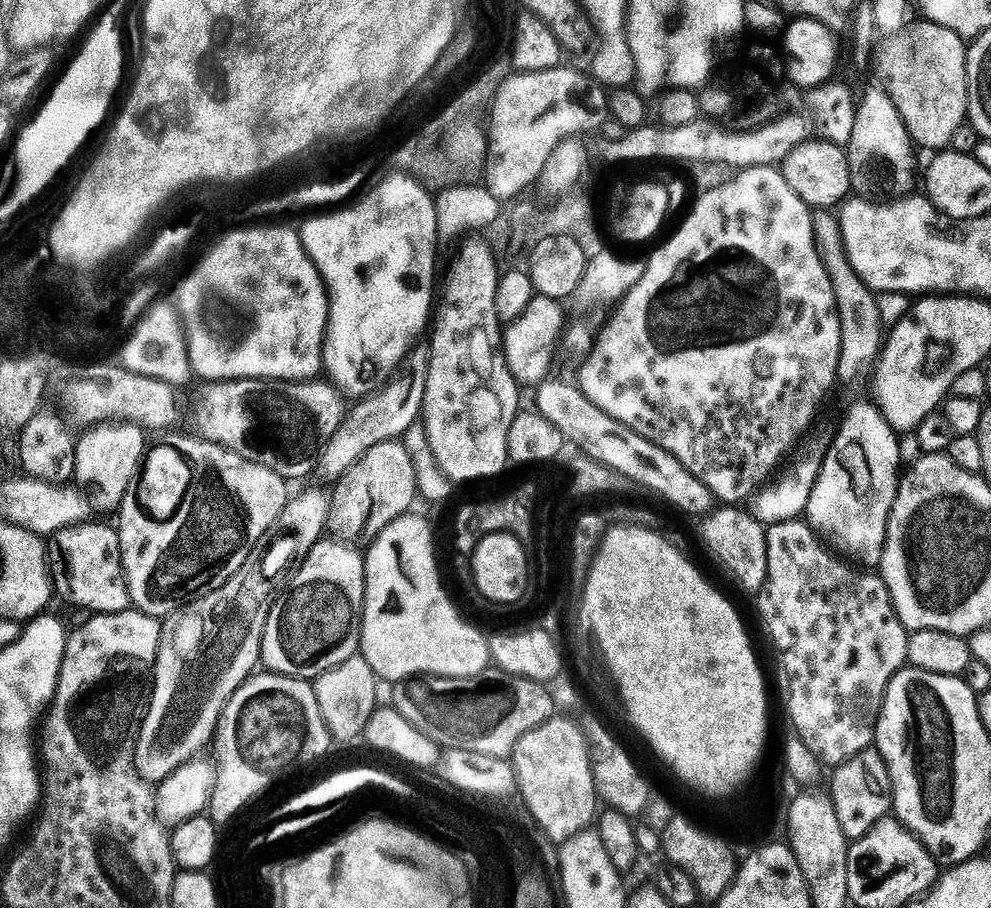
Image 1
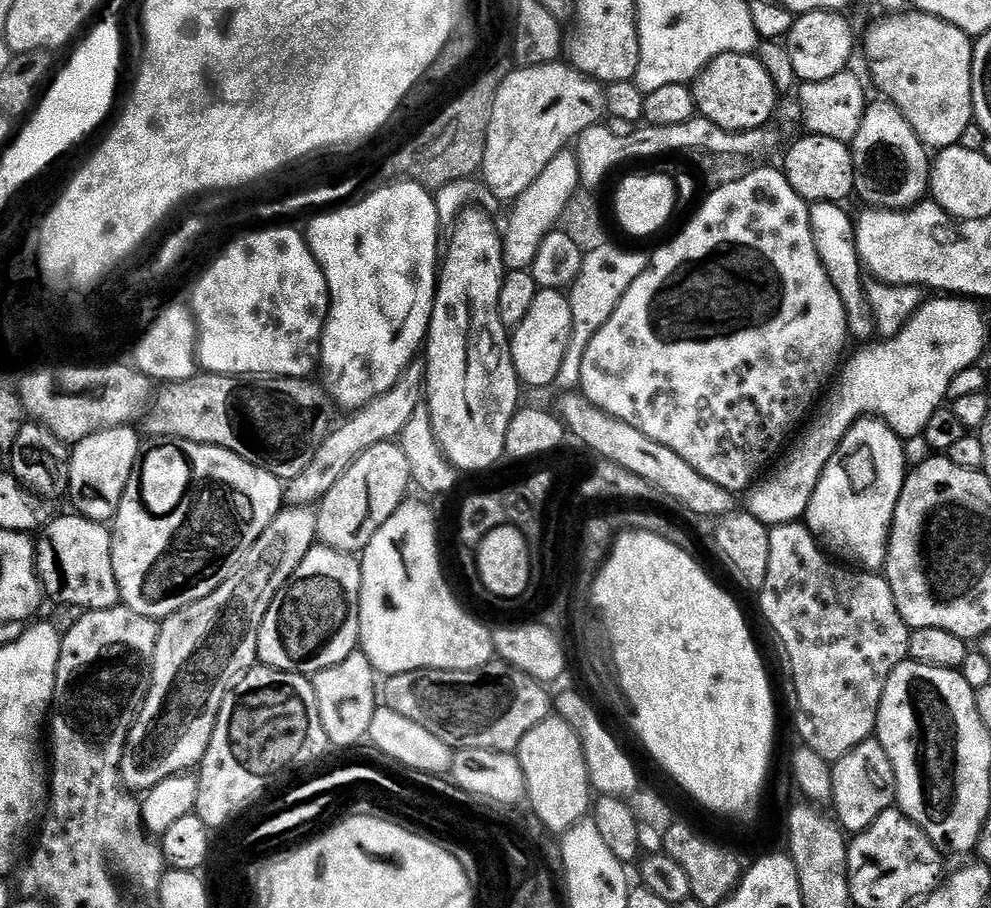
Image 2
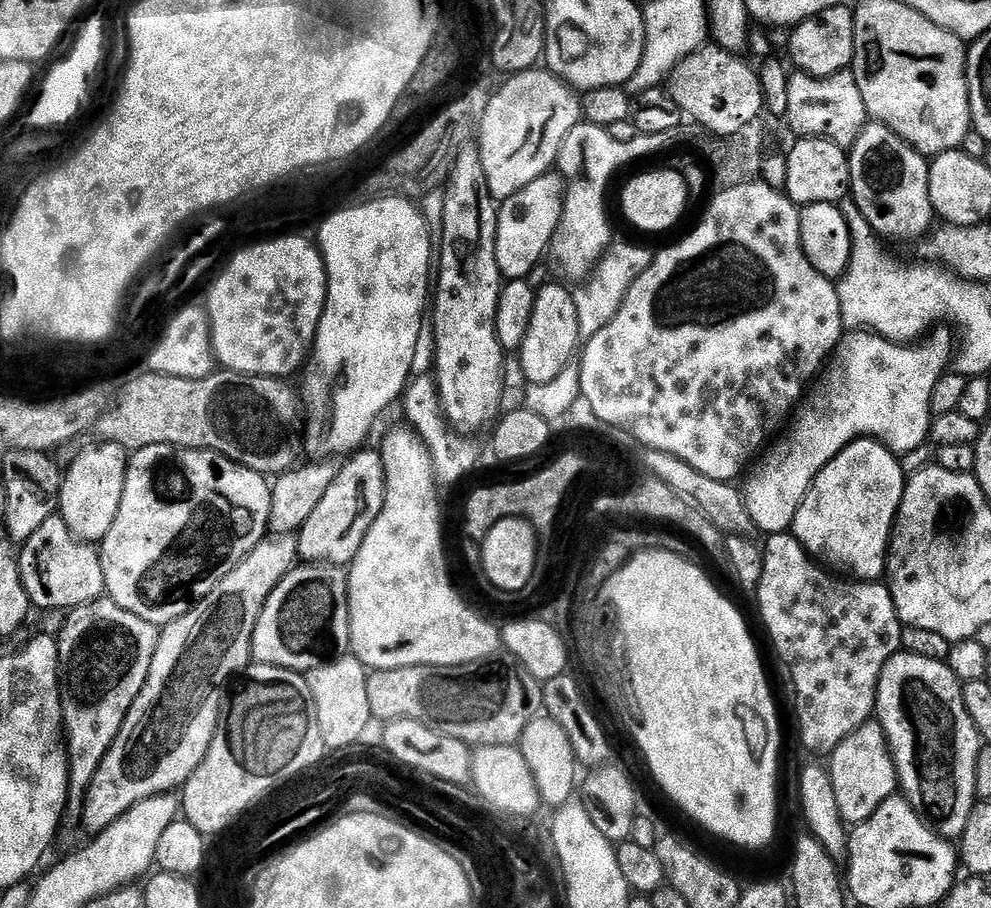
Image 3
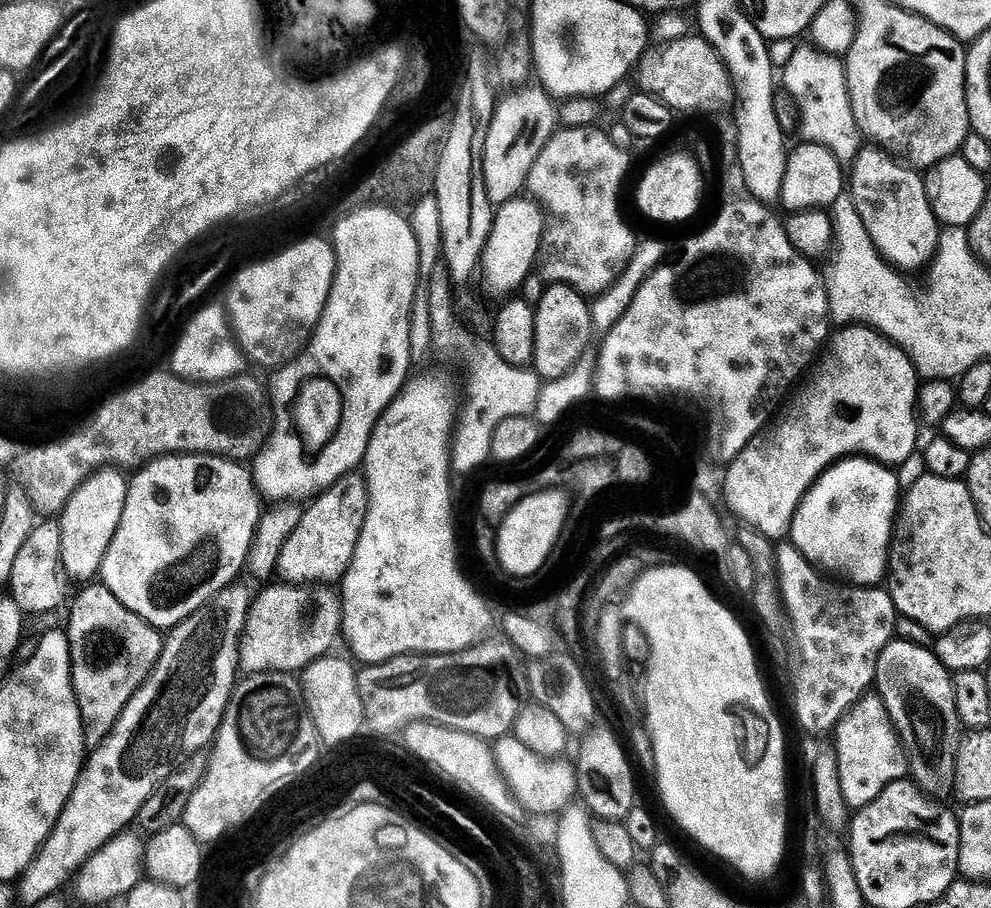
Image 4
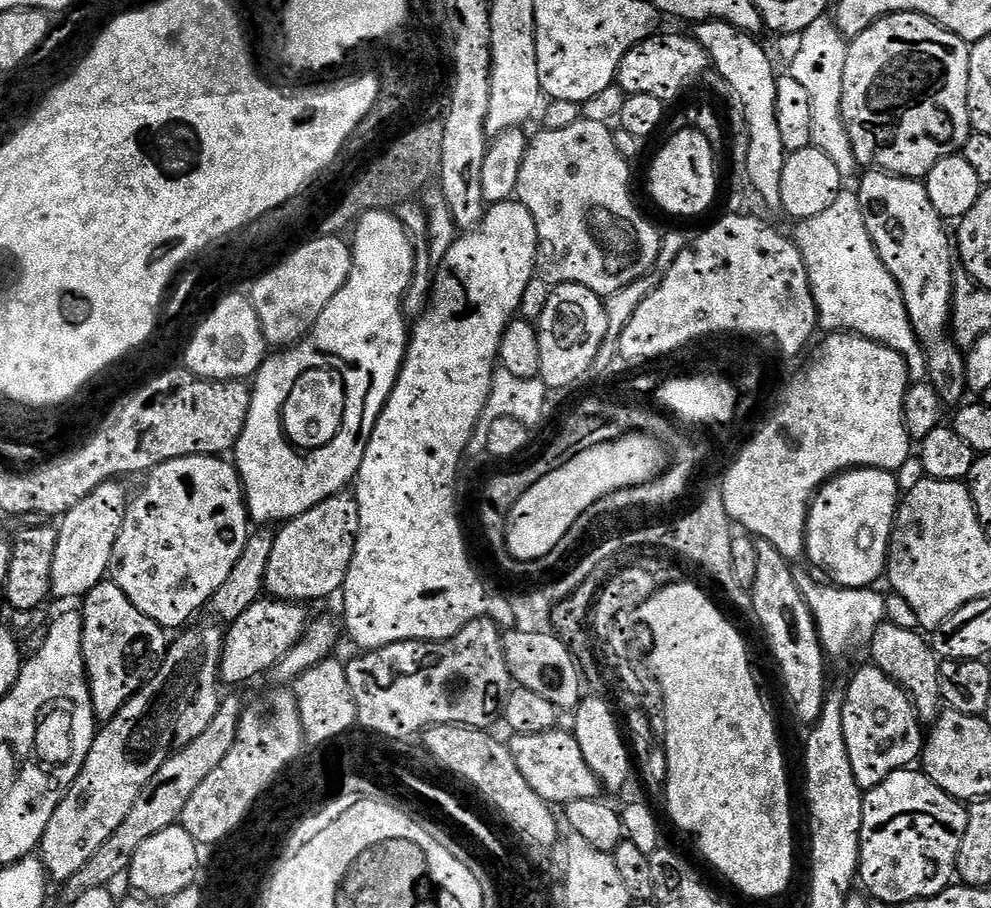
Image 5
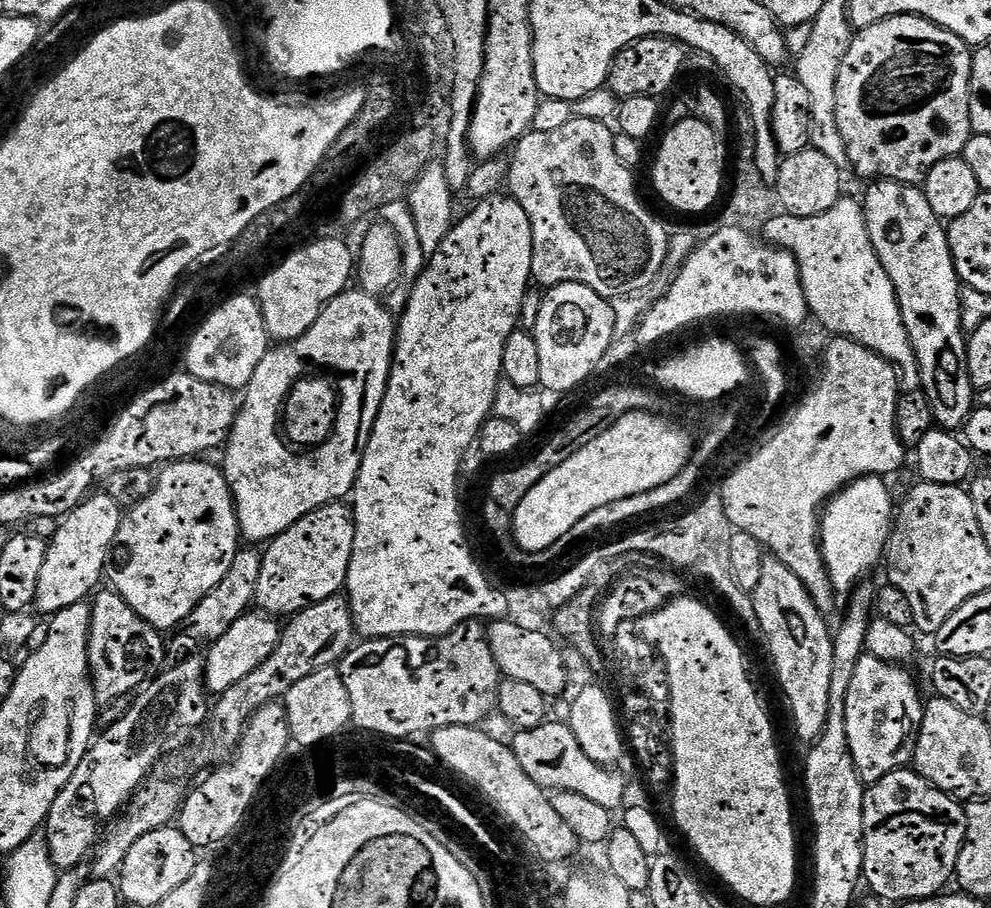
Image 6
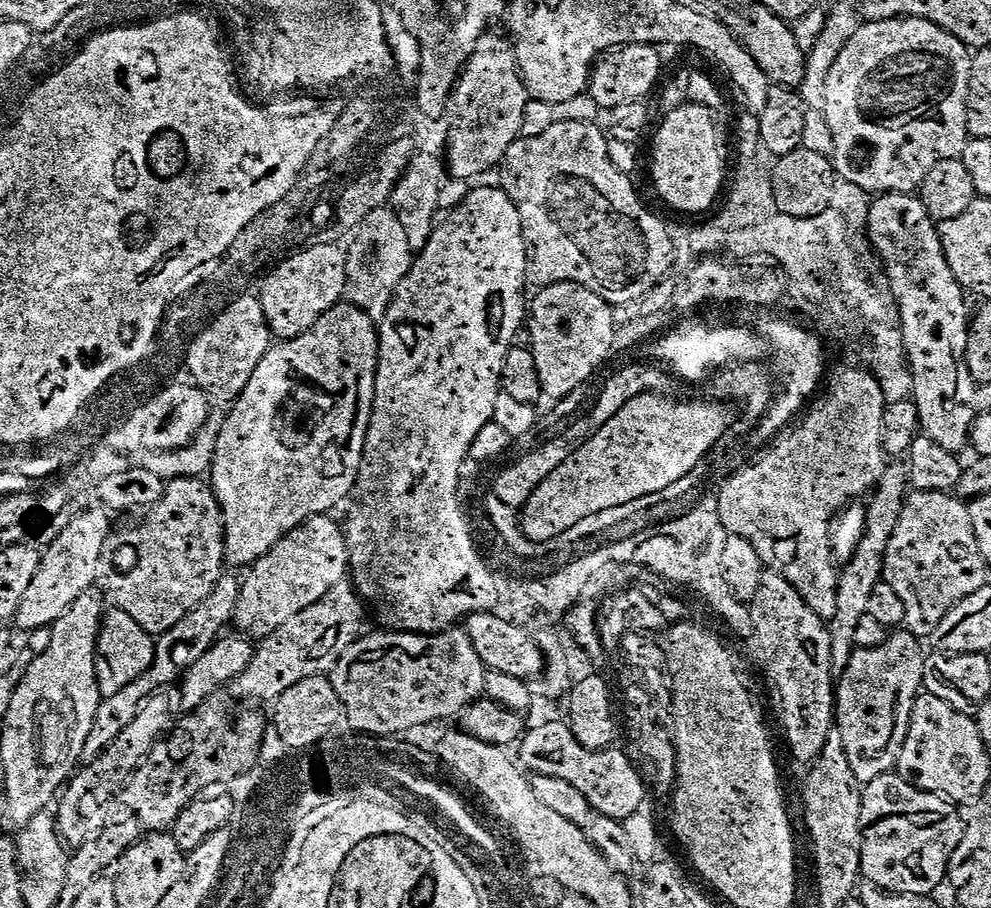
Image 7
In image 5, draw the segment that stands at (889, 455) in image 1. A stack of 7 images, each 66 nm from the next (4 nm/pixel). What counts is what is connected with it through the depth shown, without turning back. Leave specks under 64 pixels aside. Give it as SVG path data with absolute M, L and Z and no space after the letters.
M849 468L832 477L812 498L808 506L808 520L804 524L804 551L806 560L825 572L833 585L842 588L871 588L876 579L885 575L888 567L888 542L896 522L898 492L896 479L882 468Z

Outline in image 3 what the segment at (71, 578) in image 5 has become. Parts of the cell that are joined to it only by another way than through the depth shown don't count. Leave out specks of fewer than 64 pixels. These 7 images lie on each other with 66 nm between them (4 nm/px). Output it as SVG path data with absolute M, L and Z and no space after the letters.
M97 443L97 448L84 452L62 476L63 484L58 495L58 514L66 522L75 540L93 546L106 538L114 518L118 518L118 506L122 506L122 490L126 482L129 453L116 444Z

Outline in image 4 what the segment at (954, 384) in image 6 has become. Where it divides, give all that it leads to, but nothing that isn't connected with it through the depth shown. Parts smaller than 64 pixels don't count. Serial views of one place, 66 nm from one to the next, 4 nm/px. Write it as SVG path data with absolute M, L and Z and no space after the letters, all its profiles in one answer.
M864 146L850 165L850 195L858 210L858 218L866 226L874 246L889 264L900 270L931 265L940 246L942 225L936 219L926 194L925 177L915 167L901 162L879 146Z

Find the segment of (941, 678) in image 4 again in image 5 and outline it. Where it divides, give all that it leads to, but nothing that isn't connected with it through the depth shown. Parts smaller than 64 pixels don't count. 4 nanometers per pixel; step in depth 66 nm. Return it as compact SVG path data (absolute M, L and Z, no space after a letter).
M881 624L879 633L870 645L871 663L886 673L908 693L916 710L917 717L935 718L942 711L942 695L940 692L940 664L938 657L928 644L919 636L919 631L911 632L908 628L899 628L896 624Z

